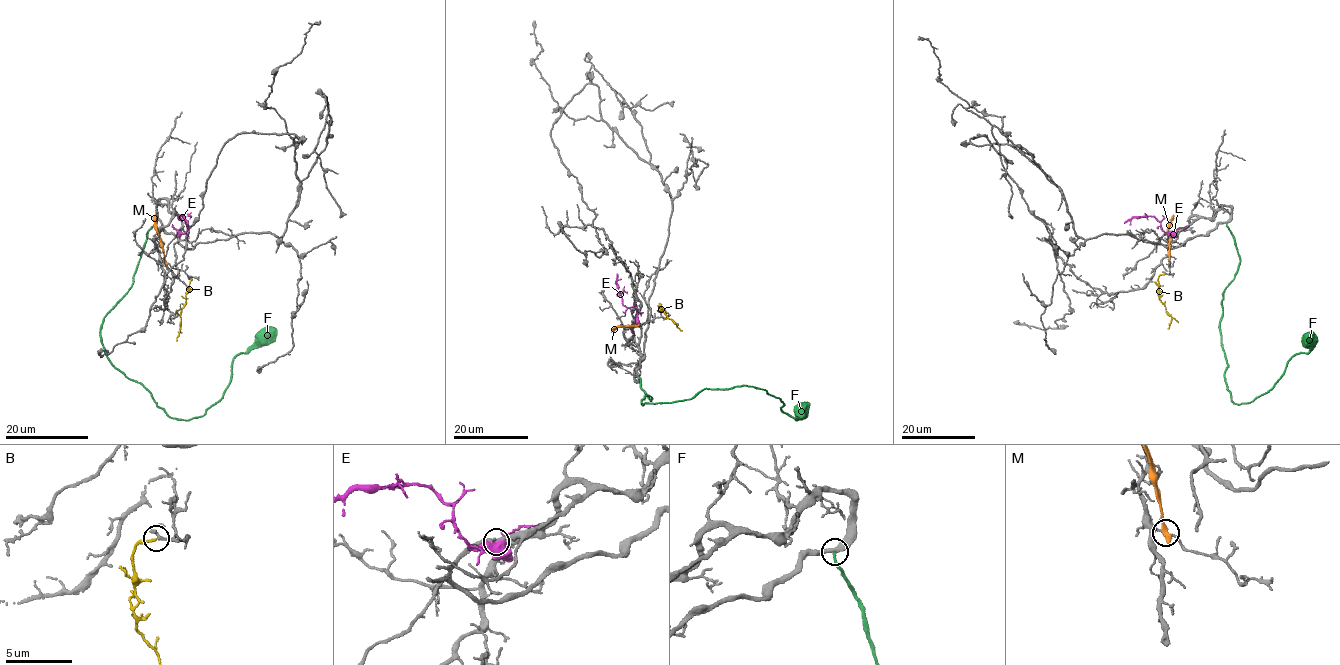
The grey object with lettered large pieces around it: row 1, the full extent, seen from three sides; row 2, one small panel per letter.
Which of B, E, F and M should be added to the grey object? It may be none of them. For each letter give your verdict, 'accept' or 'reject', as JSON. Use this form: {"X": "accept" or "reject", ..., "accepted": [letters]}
{"B": "accept", "E": "reject", "F": "accept", "M": "reject", "accepted": ["B", "F"]}

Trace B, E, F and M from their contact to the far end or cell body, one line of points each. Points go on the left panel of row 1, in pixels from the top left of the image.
B: (191, 278), (176, 340)
E: (179, 231), (183, 233), (187, 229), (180, 217), (182, 214), (187, 225)
F: (157, 218), (133, 282), (101, 326), (116, 368), (169, 416), (191, 419), (219, 402), (235, 356), (274, 328)
M: (166, 263), (155, 213)

